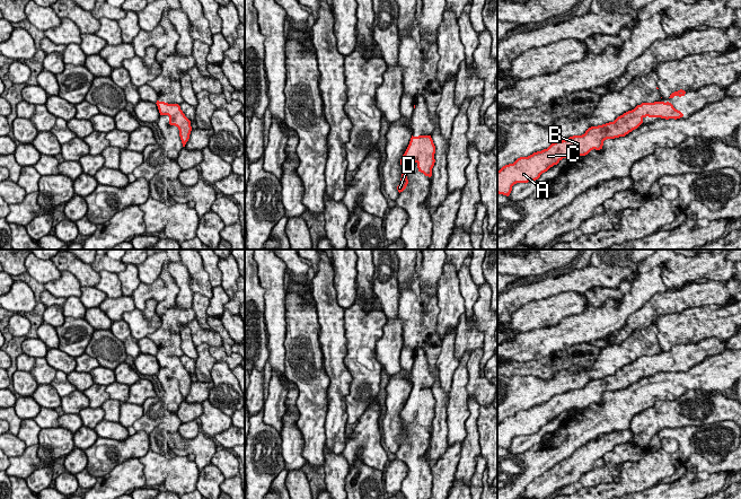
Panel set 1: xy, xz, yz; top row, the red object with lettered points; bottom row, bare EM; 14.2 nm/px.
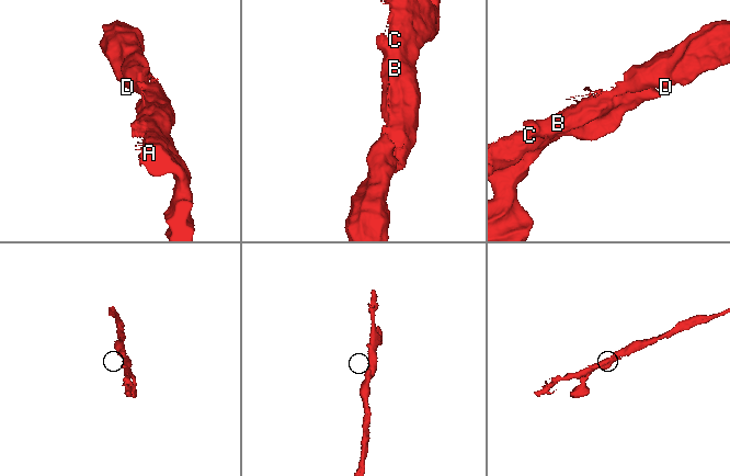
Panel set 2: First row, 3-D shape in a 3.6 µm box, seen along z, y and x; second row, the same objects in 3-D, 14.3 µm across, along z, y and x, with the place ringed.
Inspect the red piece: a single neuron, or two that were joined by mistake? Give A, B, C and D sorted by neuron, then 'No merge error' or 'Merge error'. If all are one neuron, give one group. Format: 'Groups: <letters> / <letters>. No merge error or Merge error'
Groups: A B C D. No merge error

